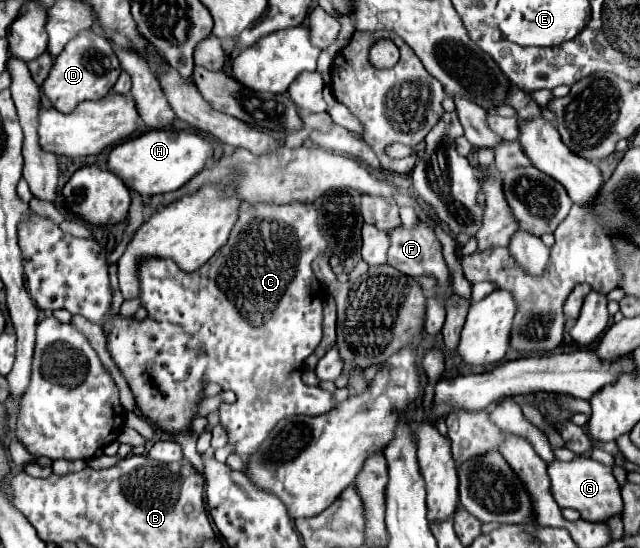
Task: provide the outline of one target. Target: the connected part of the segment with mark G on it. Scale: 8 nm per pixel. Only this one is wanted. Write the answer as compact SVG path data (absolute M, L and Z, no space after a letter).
M576 455L572 461L554 459L552 463L548 463L548 477L554 501L562 509L570 507L580 511L582 519L586 521L606 521L608 517L622 513L620 485L612 473L612 467L606 467L588 455Z

